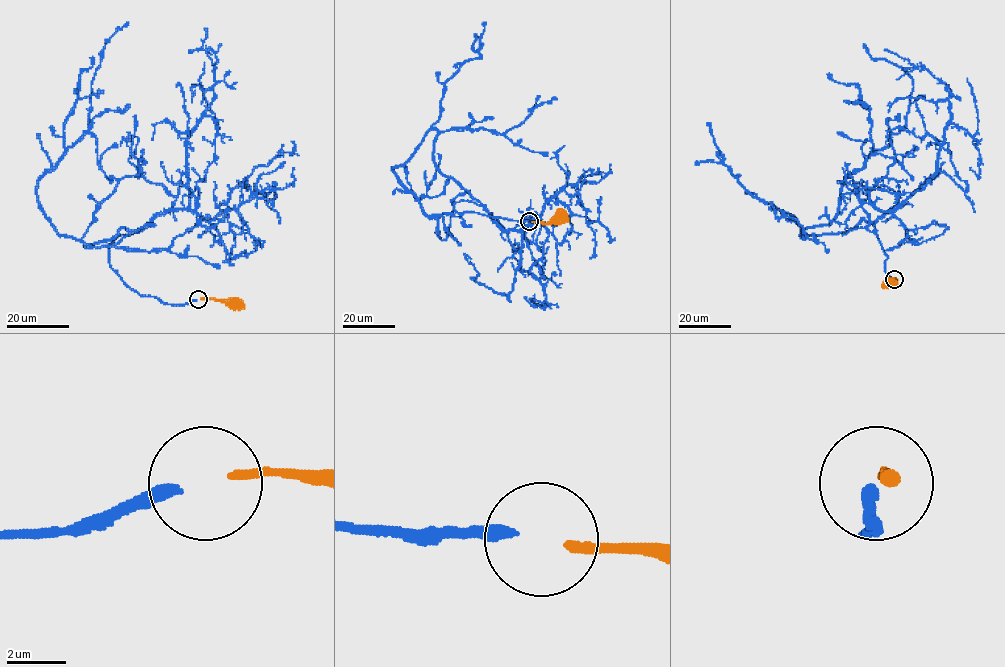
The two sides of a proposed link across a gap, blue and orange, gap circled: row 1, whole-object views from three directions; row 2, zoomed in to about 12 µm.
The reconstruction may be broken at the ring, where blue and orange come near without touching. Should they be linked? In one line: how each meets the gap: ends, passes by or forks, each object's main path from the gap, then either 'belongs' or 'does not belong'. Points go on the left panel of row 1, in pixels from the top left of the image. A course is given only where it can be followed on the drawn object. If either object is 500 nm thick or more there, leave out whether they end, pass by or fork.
blue ends there; orange ends there; blue runs (196, 300), (140, 295), (111, 267), (140, 228), (85, 246), (36, 192), (90, 128), (127, 21); orange runs (200, 299), (224, 300), (234, 305); belongs

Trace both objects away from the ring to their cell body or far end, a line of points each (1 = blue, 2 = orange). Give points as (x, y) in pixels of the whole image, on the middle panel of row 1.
1: (527, 221), (459, 214), (455, 202), (479, 202), (436, 165), (435, 129), (392, 169), (442, 240), (469, 191)
2: (531, 221), (551, 223), (560, 217)

